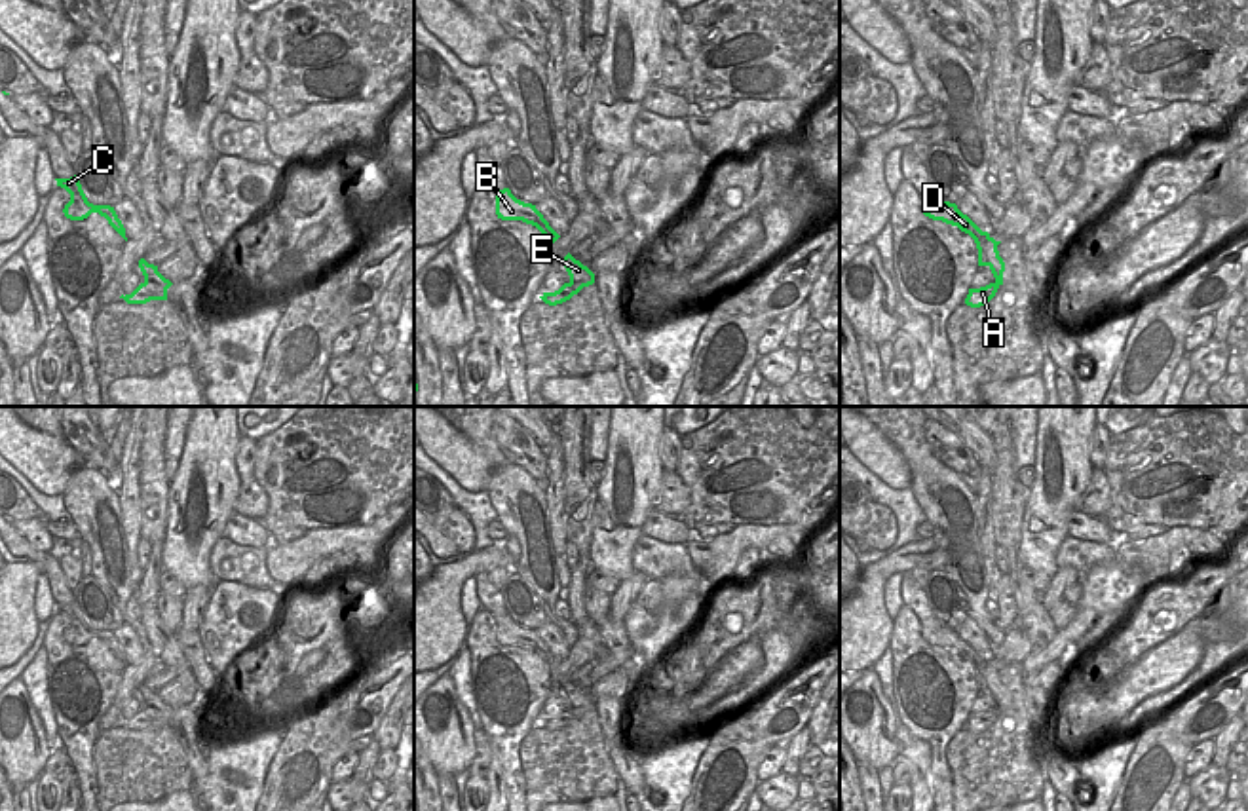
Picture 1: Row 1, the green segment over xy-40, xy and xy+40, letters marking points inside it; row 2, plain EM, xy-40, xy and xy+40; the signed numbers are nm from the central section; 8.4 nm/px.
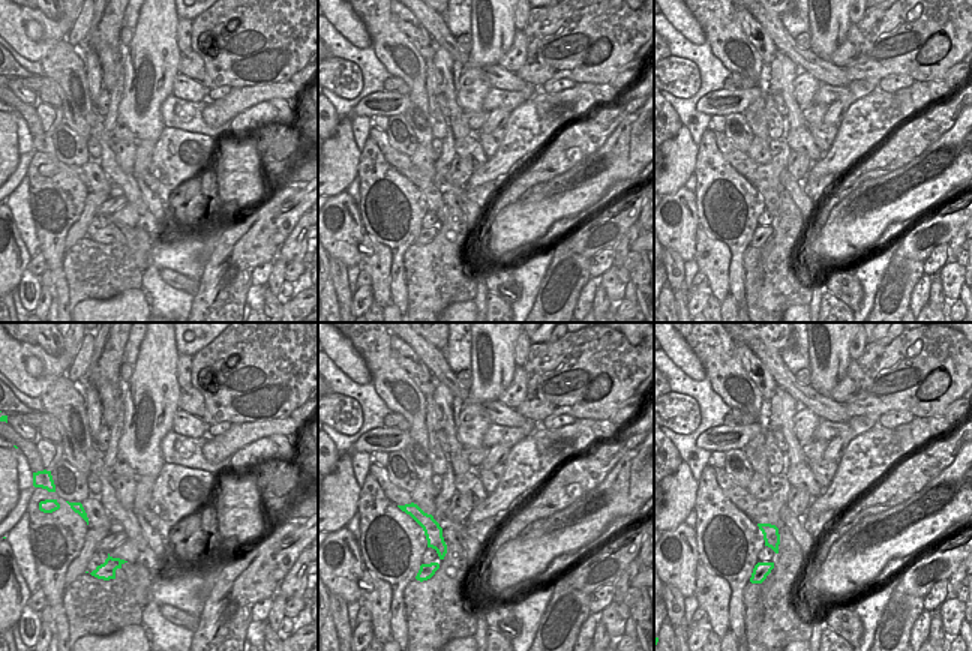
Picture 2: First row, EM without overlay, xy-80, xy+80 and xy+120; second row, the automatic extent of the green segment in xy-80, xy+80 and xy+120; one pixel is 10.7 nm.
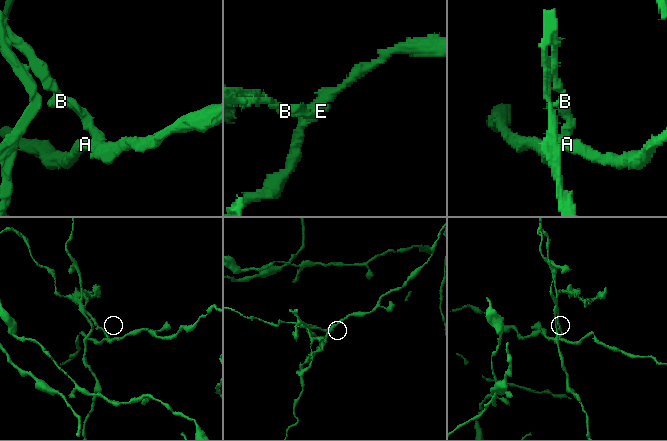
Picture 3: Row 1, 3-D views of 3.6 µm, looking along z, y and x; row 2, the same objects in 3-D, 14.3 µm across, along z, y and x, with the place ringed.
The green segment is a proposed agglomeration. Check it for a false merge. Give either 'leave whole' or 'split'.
split

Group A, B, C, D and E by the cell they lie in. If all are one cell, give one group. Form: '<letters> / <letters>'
A / B C D E

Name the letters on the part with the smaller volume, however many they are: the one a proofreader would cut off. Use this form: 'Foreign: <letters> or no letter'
Foreign: A

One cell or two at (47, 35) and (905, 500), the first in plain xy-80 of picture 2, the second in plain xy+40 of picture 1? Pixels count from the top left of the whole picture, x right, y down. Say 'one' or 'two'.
two

